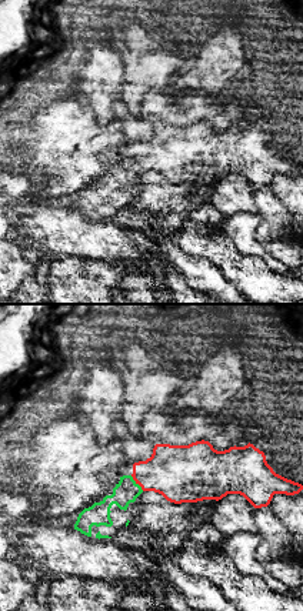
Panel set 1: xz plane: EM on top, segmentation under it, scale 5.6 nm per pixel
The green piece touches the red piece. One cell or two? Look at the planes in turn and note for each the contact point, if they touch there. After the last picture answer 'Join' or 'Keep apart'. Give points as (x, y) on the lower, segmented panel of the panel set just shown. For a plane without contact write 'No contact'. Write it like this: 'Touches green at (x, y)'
Touches green at (135, 483)

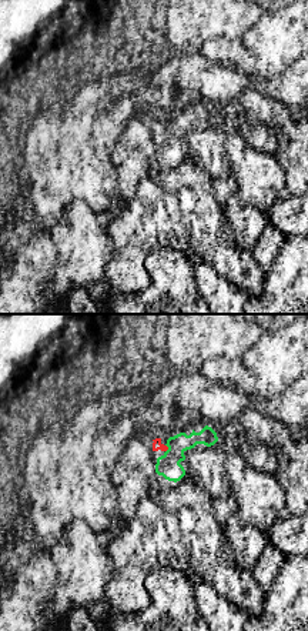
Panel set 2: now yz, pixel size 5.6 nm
Touches green at (168, 448)

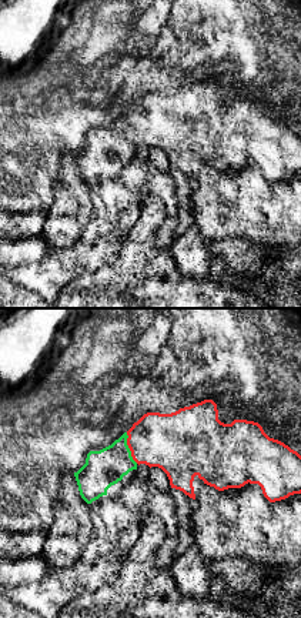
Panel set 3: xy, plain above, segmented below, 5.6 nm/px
Touches green at (129, 448)

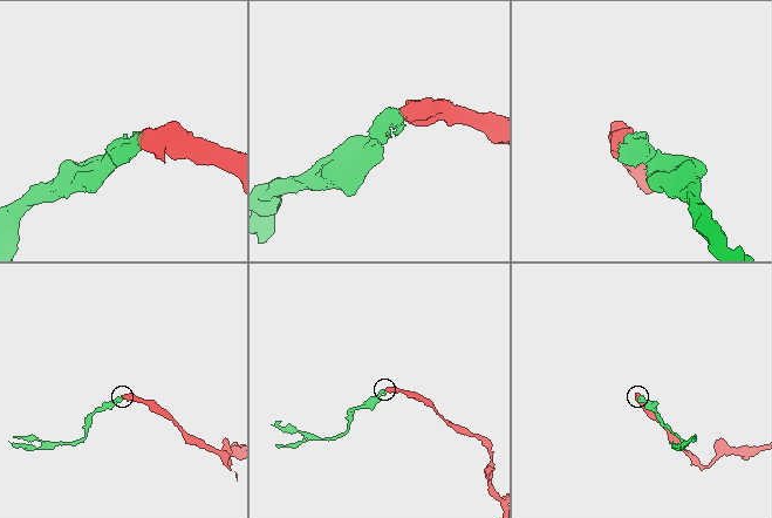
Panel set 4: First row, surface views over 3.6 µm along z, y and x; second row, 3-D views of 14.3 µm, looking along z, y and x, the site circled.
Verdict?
Join

